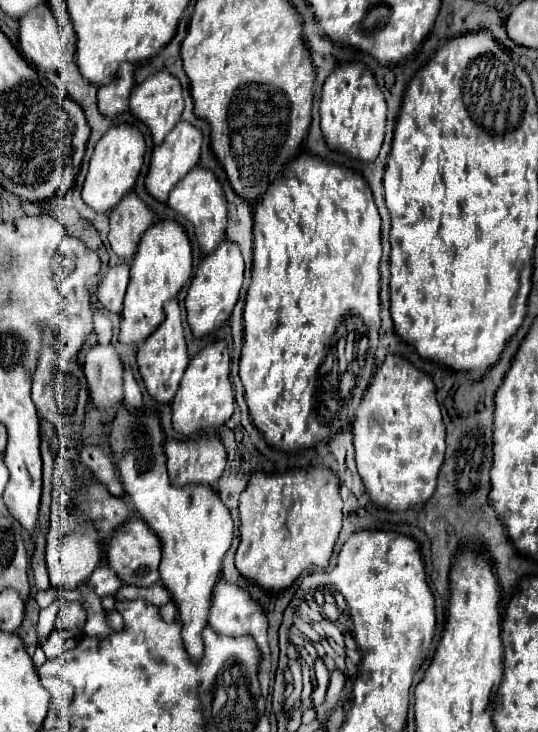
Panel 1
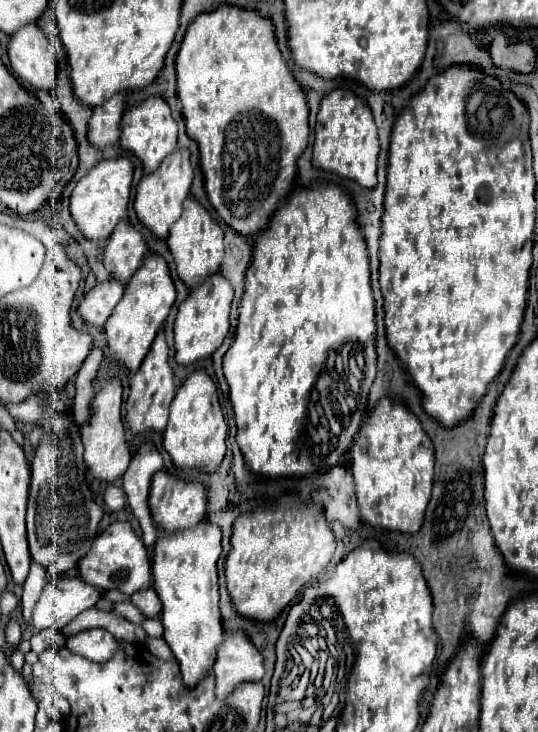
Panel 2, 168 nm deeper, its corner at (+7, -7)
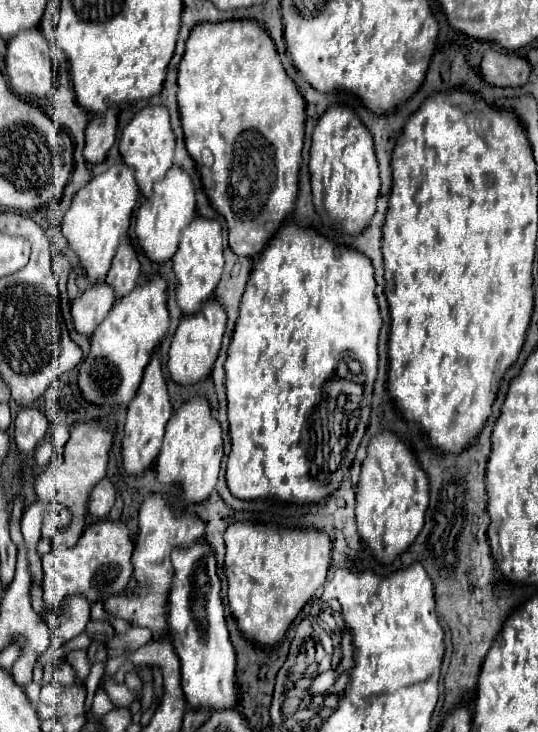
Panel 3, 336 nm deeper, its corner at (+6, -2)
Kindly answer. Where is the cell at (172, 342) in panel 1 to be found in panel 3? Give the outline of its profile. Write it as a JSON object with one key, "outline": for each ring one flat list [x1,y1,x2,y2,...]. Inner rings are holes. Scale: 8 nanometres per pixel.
{"outline":[[153,354,151,362,147,364,147,368,143,372,141,386,127,408,127,422,125,422,121,444,123,444,123,466,129,474,143,472,157,458,161,440,165,434,165,424,169,422,171,412,173,412,173,408,171,408,171,400,169,400,167,382,165,382,165,376,161,370,161,358]]}

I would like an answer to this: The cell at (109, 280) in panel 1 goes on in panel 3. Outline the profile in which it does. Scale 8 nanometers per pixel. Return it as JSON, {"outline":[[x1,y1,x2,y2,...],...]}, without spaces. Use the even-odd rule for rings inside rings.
{"outline":[[107,282,87,288,71,304,71,316,75,320,75,330,79,334,91,336,95,328,99,326,99,322,107,316,113,304,115,304,115,288,111,288]]}

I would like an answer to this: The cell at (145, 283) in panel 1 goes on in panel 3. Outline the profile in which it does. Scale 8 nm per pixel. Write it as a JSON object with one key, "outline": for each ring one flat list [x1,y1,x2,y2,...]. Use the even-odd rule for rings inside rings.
{"outline":[[155,274,139,284,131,294,117,300,105,320,91,336,91,352,79,368,79,388,89,402,105,406,127,406,143,376,143,368,149,364,151,352,163,340,169,328,169,282,165,276]]}

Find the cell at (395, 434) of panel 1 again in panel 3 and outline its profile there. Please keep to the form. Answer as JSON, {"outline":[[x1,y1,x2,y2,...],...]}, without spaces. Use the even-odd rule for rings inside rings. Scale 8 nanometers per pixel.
{"outline":[[383,430,379,436,373,436,367,446,367,458,361,464,361,474,357,484,357,526,359,526,361,538,373,550,377,560,381,560,383,564,389,564,403,550,409,548,415,536,423,530,423,516,425,516,427,504,429,504,429,478,425,470,421,468,421,462,417,460,417,454,413,452,413,448,409,448,399,436,395,436,389,430]]}

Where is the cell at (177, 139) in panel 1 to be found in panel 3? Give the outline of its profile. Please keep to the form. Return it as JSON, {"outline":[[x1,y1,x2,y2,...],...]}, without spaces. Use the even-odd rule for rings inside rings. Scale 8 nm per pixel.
{"outline":[[173,166,173,168,167,170,163,180,155,182,153,194,139,206,135,232,137,232,141,248,155,262,169,260,175,254,175,250,177,250,181,230,193,220,193,216,195,216,195,190,193,190,193,182,191,182,189,174,183,168]]}

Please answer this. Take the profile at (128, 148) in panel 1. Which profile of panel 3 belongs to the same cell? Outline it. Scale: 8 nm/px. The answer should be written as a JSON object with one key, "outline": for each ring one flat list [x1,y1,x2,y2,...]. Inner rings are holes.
{"outline":[[117,162,103,174,95,176,87,186,83,186,73,196,71,206,63,216,61,232,71,244,71,248,77,252,81,266,87,270,87,276,91,280,97,280,97,282,105,280,111,260,117,252,119,240,127,236,129,220,137,204,137,196,139,196,139,188,137,188,135,172,123,162]]}

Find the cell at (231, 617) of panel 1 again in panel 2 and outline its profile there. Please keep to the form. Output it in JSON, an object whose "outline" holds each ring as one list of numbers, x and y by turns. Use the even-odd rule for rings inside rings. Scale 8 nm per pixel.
{"outline":[[224,631,224,643,218,651,218,665,214,675,216,697,220,701,234,693,236,685,262,679,264,675,262,655,242,631,238,633]]}

